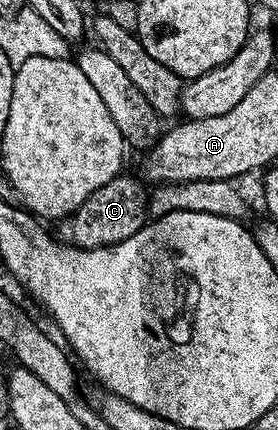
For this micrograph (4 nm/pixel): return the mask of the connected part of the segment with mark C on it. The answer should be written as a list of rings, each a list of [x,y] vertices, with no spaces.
[[[122,172],[117,177],[107,180],[103,188],[95,188],[83,204],[71,216],[73,222],[72,245],[80,250],[94,250],[104,246],[114,246],[139,232],[147,225],[149,213],[149,195],[147,186],[140,177],[128,178],[128,173]]]

